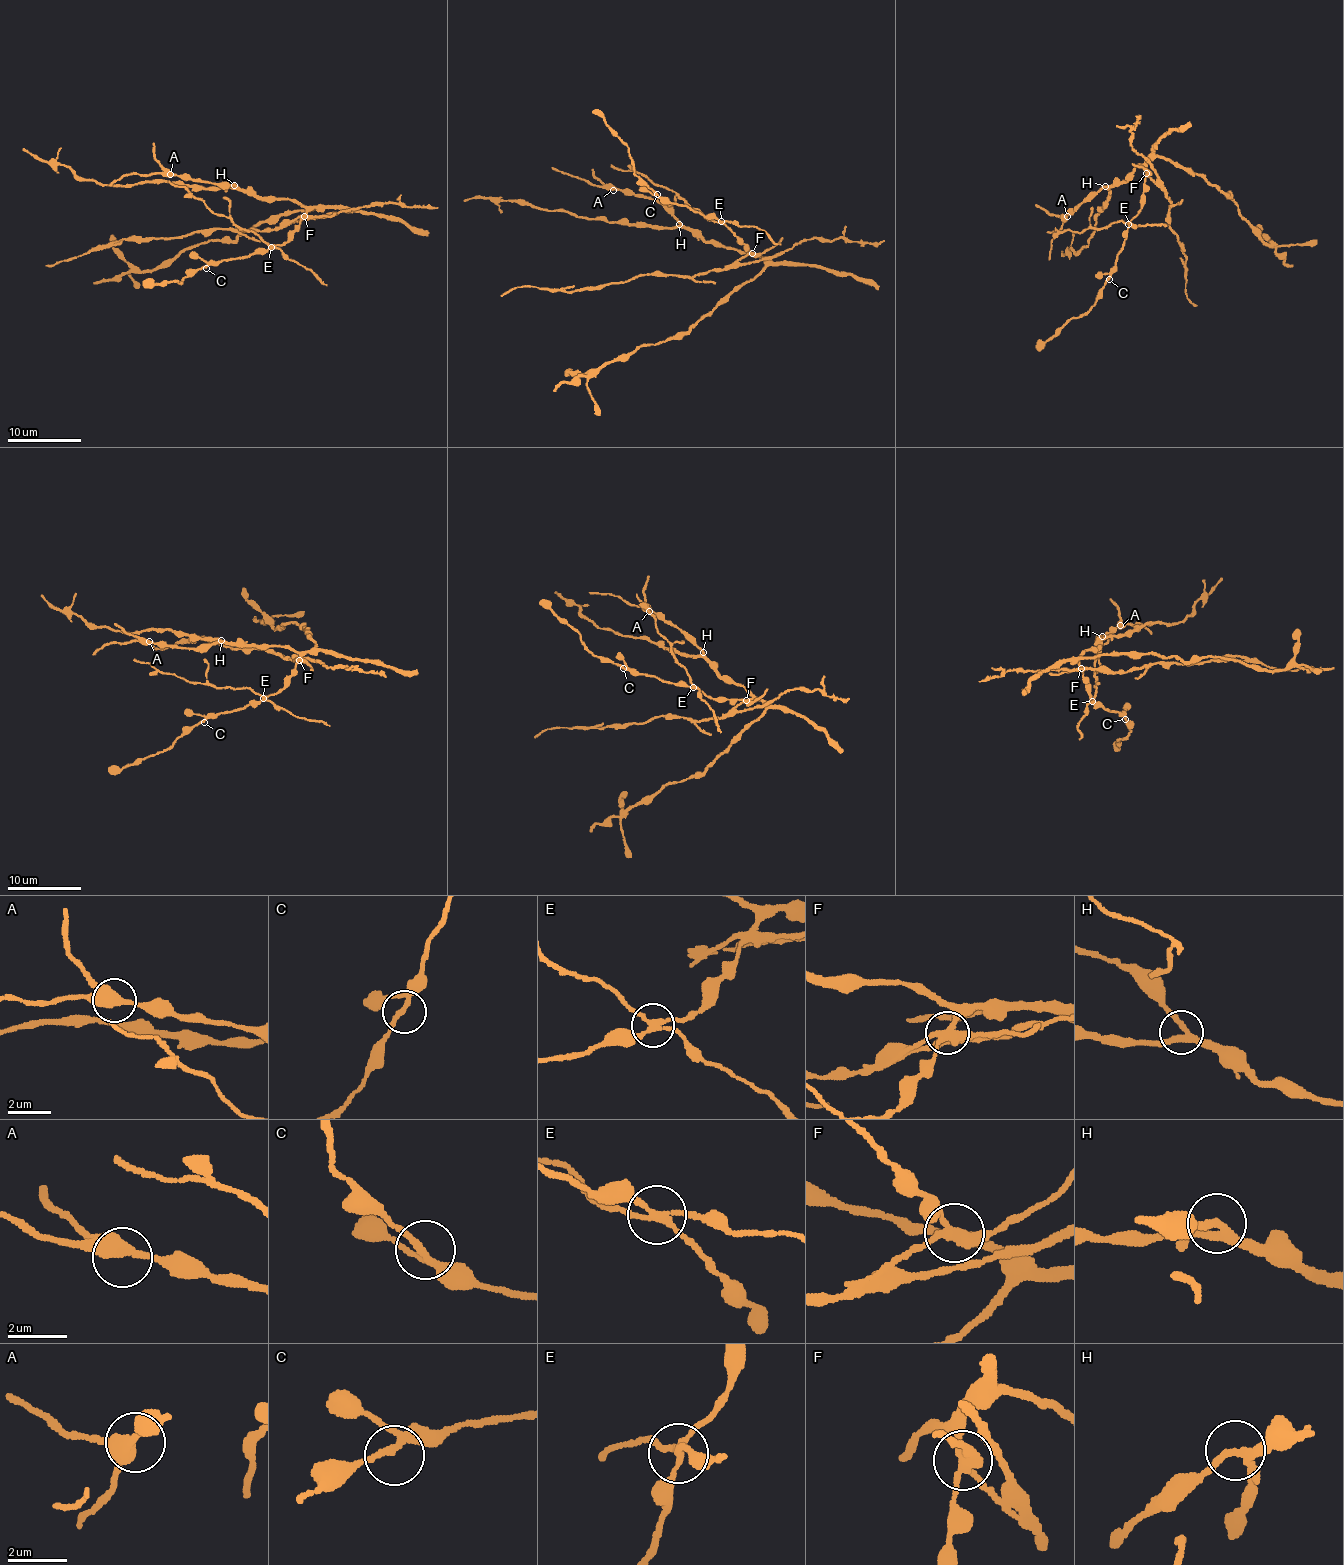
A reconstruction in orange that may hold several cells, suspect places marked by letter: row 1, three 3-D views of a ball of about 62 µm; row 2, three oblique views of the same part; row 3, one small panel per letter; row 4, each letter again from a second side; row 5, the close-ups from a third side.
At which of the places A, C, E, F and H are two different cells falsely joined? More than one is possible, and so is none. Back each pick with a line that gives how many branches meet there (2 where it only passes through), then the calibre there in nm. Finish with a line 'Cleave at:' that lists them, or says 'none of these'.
E: Branches: 4. Thickness 200 nm
F: Branches: 4. Thickness 360 nm
Cleave at: E, F

